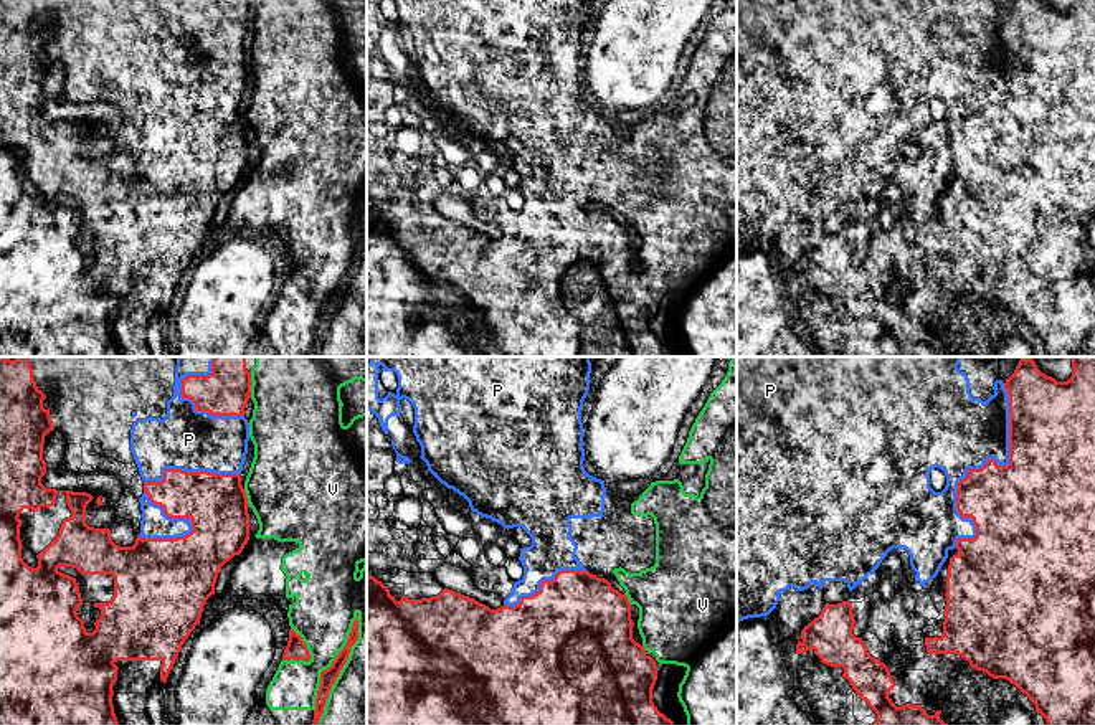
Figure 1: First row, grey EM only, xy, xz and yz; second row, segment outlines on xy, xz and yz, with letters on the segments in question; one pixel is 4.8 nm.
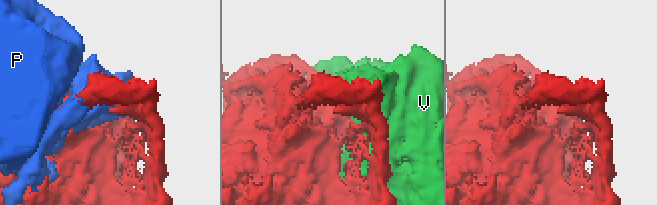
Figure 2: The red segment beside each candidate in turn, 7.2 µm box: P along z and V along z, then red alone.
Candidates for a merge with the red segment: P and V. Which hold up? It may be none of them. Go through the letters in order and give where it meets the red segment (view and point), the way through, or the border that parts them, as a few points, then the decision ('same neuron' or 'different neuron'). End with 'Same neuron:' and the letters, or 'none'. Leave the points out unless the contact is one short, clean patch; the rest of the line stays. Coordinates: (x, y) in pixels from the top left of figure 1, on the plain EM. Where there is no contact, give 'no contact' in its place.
P: meets red in yz at (978, 99); different neuron
V: meets red in xy at (341, 299); different neuron
Same neuron: none

